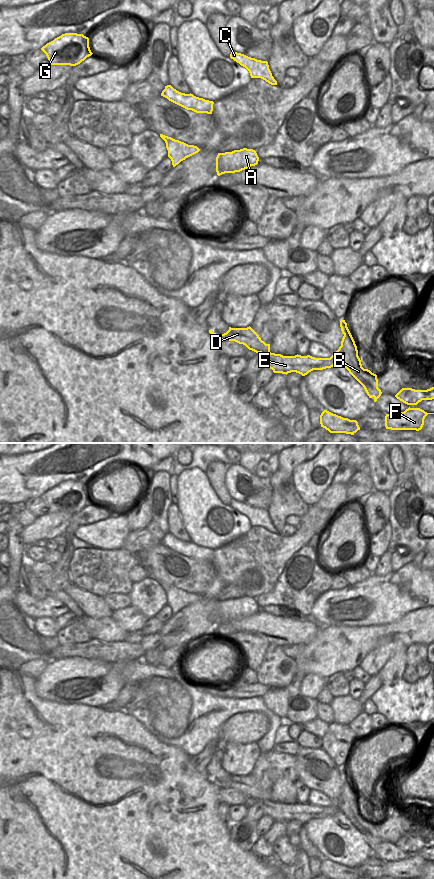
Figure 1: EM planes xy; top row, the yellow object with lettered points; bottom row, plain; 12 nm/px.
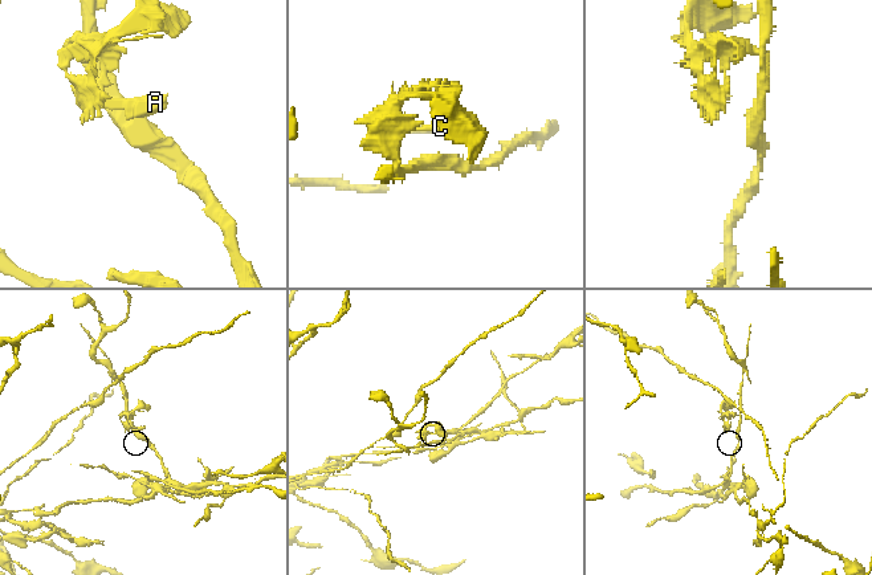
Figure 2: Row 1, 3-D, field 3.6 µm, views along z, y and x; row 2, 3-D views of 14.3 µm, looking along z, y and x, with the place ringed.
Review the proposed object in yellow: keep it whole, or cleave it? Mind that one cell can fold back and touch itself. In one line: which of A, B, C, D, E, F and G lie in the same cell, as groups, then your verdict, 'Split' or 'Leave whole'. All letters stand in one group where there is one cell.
Groups: A B C E F G / D. Split

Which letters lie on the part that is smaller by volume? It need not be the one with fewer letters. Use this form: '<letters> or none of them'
D

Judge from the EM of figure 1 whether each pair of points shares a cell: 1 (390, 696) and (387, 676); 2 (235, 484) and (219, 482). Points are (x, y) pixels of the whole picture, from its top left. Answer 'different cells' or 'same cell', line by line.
1: different cells
2: different cells

